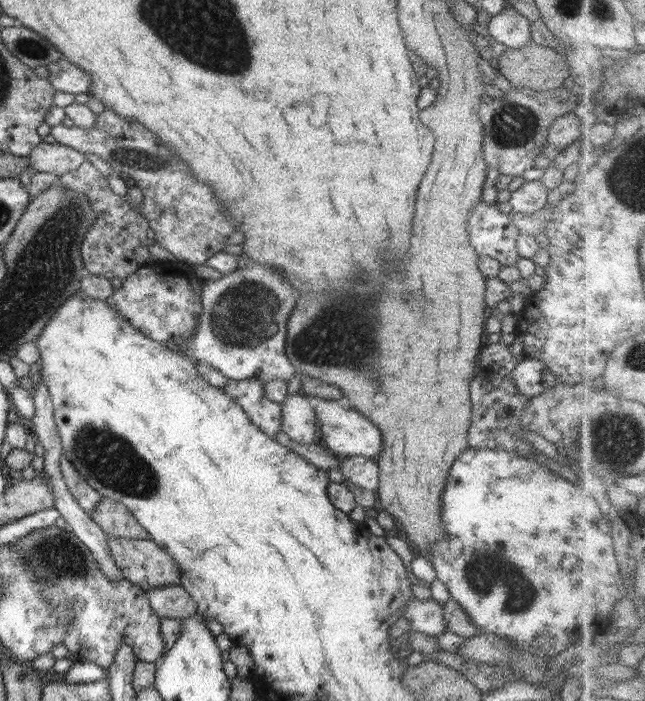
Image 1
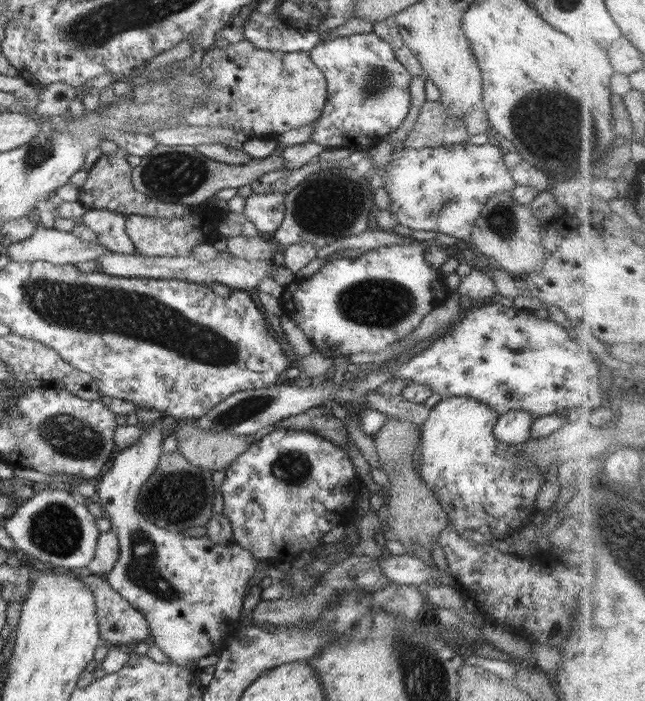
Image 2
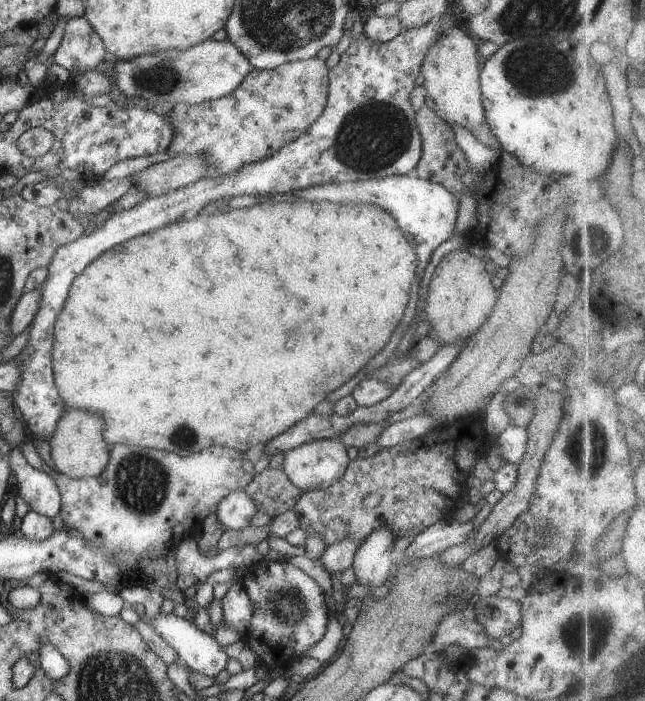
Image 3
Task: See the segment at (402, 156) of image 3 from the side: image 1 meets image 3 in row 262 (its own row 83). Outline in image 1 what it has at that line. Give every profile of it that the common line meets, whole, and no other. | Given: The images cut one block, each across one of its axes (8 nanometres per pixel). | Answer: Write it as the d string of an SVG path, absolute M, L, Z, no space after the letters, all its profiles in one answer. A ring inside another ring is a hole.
M64 58L46 63L45 65L49 72L48 82L56 91L74 95L81 92L89 94L91 78L85 70L78 68Z

